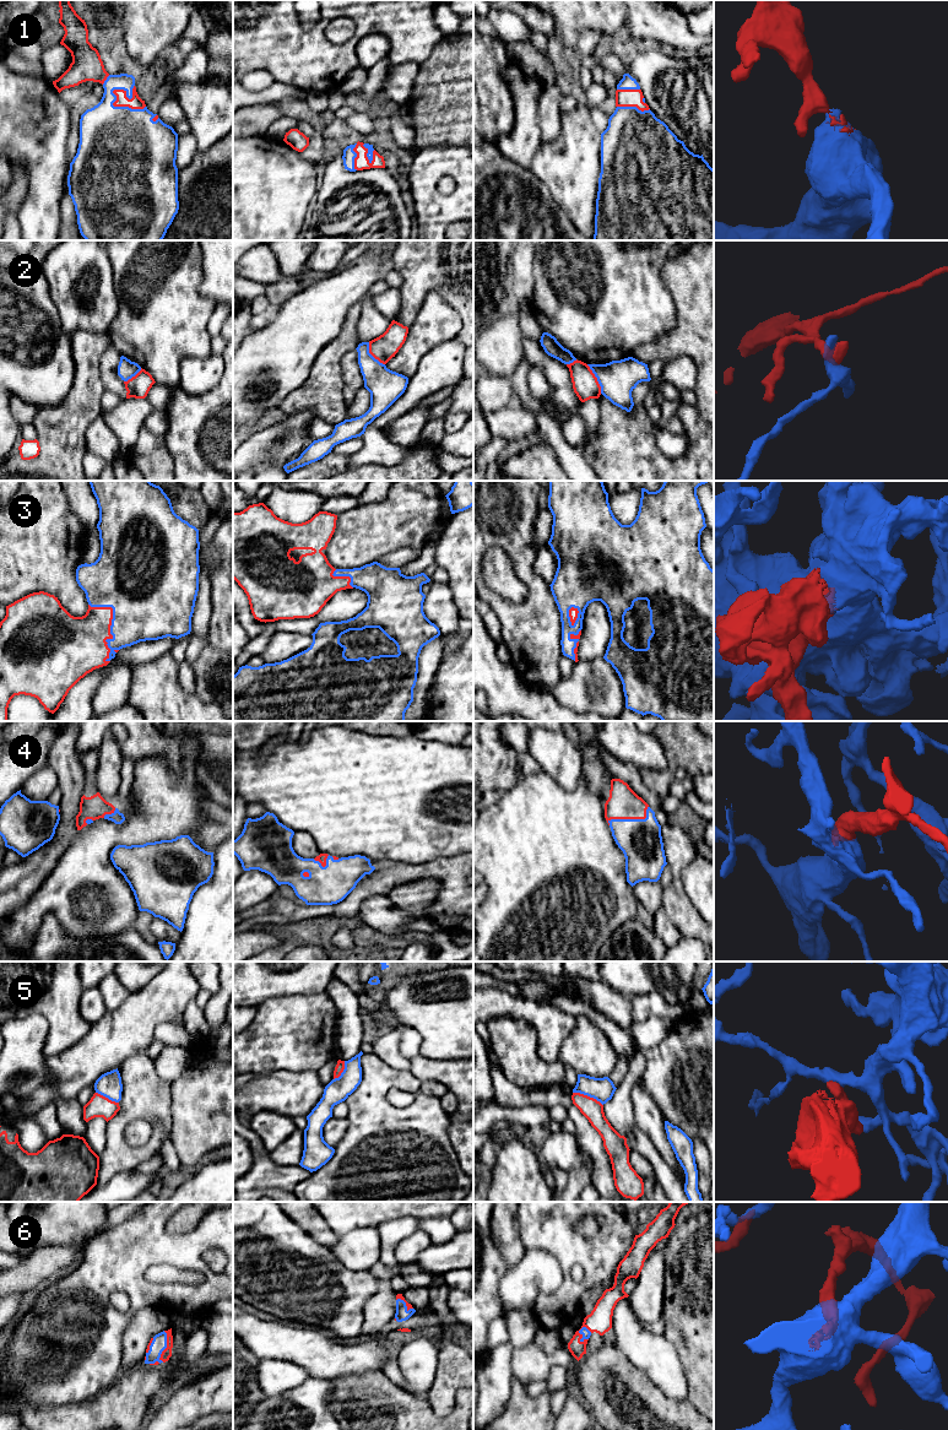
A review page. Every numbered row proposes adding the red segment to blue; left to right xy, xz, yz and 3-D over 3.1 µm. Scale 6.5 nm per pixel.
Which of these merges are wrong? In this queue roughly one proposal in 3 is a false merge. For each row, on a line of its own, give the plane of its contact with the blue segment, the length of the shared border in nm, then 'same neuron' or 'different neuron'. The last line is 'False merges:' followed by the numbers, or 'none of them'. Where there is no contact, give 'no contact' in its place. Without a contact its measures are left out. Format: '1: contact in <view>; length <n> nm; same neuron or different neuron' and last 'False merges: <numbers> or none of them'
1: contact in xy; length 240 nm; same neuron
2: contact in yz; length 220 nm; different neuron
3: contact in xy; length 400 nm; same neuron
4: contact in yz; length 300 nm; same neuron
5: contact in yz; length 220 nm; different neuron
6: contact in xy; length 240 nm; same neuron
False merges: 2, 5

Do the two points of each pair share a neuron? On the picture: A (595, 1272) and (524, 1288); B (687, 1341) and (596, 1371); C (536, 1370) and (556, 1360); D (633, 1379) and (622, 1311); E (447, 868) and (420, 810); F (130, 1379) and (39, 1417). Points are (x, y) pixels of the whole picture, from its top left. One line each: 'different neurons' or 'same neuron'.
A: different neurons
B: different neurons
C: same neuron
D: different neurons
E: different neurons
F: same neuron

